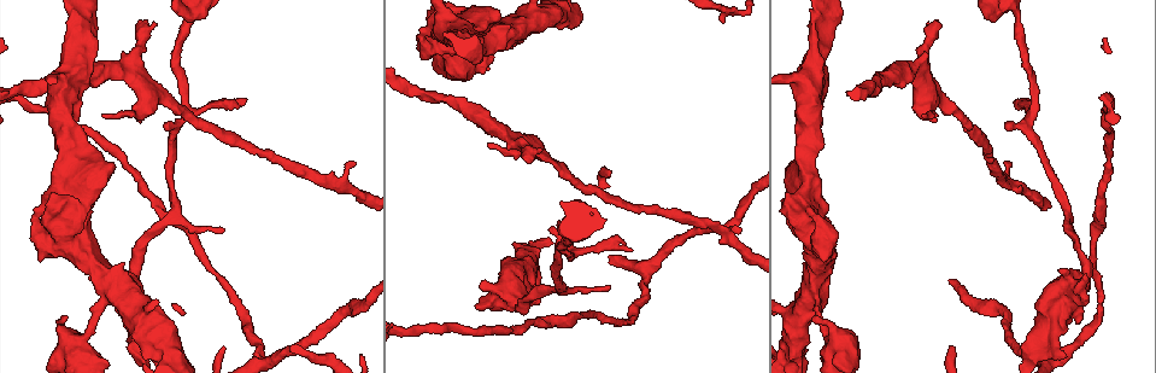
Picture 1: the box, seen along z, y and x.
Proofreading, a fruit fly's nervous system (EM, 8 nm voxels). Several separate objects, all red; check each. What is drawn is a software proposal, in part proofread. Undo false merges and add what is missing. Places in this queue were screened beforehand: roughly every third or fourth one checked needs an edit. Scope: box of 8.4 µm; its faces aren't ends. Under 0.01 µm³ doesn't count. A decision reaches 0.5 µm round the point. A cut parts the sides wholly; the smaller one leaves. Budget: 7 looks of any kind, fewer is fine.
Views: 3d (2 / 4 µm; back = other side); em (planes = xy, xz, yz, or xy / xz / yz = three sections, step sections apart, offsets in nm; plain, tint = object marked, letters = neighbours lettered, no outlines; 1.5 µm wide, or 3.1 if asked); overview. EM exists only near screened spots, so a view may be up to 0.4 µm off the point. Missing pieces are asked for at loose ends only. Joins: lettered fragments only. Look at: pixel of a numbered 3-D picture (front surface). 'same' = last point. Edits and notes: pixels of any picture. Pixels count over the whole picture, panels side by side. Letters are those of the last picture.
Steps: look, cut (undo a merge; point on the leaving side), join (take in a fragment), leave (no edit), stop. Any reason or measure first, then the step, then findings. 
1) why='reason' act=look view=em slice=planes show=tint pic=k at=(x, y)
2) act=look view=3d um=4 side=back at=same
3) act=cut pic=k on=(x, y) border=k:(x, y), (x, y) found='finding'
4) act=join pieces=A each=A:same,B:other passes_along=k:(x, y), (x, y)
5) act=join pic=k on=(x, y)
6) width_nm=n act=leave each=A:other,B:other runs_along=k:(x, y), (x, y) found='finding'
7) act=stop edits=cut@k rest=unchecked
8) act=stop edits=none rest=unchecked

why='thin end' act=look view=em slice=planes show=letters pic=1 at=(1028, 98)

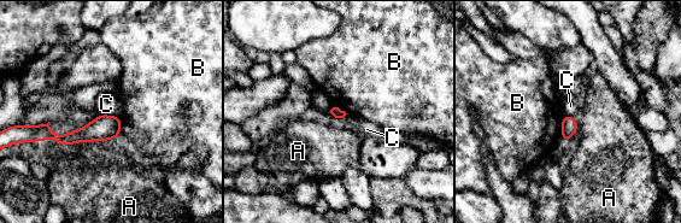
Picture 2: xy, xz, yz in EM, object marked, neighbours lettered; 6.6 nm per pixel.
act=leave each=A:other,B:other,C:other border=2:(100, 113), (118, 117) found='none of them fits'

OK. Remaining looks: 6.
why='free end' act=look view=3d um=4 pic=1 at=(928, 21)

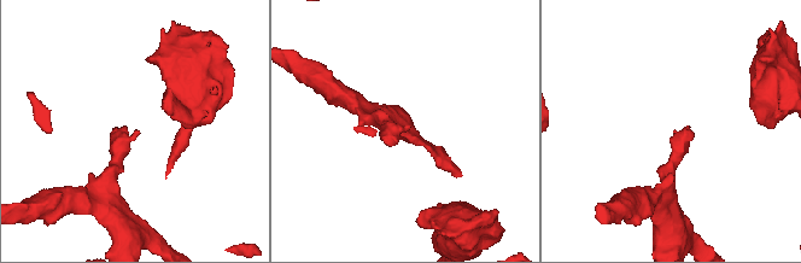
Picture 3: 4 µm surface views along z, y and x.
act=look view=em slice=xz step=4 show=letters pic=3 at=(674, 132)

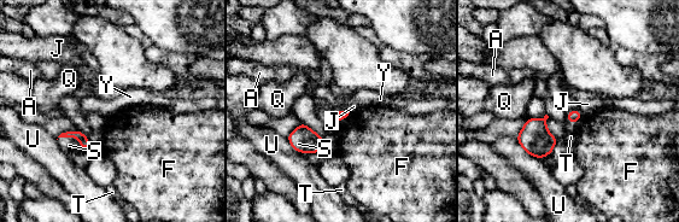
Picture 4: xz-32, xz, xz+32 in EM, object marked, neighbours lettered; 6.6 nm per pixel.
longest_contact=U:220nm act=join pieces=S each=A:other,F:other,J:other,Q:other,S:same,T:other,U:other,Y:other found='it goes on there'

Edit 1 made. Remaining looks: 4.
why='redraw' act=look view=overview

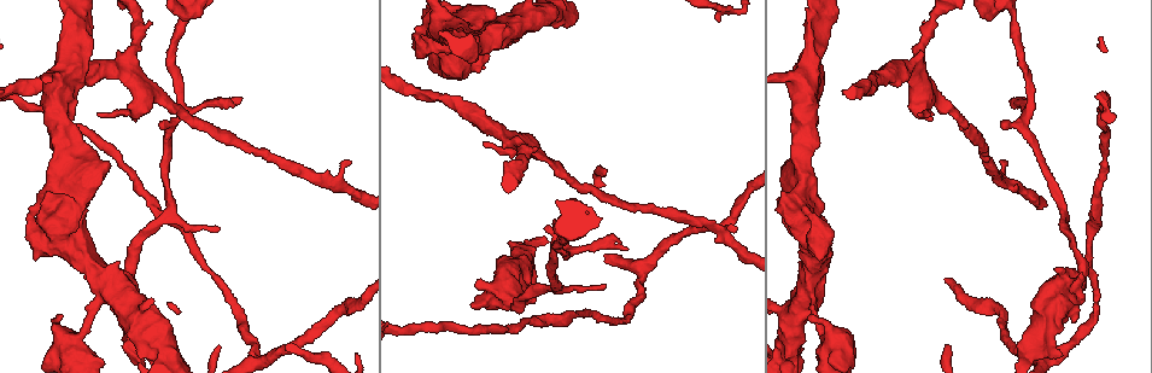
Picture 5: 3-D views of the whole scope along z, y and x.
why='branch stops here' act=look view=3d um=4 pic=5 at=(59, 316)

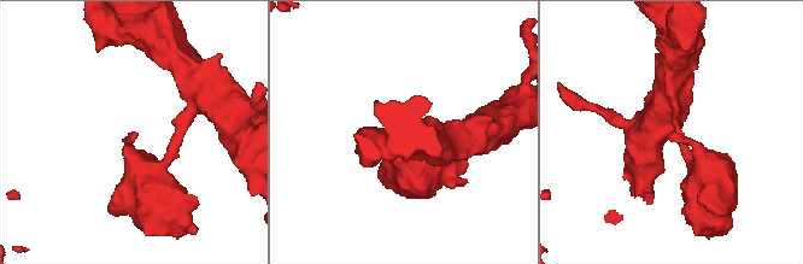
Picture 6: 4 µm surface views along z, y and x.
why='shape alone is not enough' act=look view=em slice=yz step=8 show=letters pic=6 at=(135, 131)

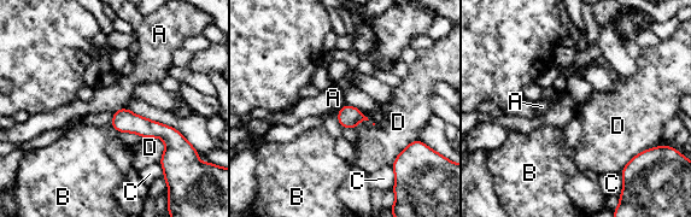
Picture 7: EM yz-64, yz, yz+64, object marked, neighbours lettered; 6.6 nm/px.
why='cut it another way' act=look view=em slice=planes show=letters at=same

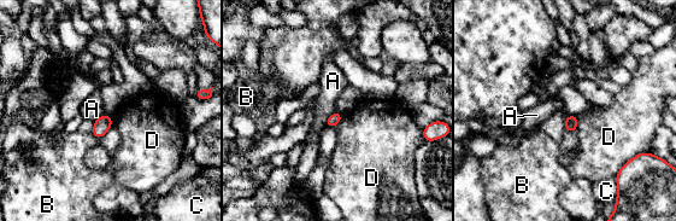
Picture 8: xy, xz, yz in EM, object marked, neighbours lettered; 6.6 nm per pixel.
act=leave each=A:other,B:other,C:other,D:other found='none of them fits'

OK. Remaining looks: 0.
act=stop edits=join@4 rest=unchecked

